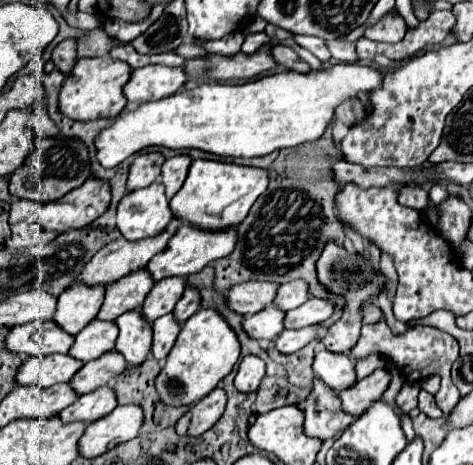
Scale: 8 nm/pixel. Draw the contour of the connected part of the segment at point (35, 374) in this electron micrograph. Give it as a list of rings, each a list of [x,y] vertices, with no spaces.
[[[69,354],[65,356],[45,356],[45,358],[27,358],[15,374],[17,386],[39,386],[49,388],[57,382],[69,382],[73,374],[83,364],[73,360]]]

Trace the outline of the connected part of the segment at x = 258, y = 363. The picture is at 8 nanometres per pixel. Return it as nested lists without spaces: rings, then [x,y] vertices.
[[[245,356],[235,376],[235,388],[239,392],[255,392],[263,376],[265,376],[265,362],[257,356]]]

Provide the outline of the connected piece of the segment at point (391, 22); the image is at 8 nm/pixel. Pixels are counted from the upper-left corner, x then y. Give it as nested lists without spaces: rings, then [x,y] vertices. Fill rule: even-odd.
[[[395,12],[383,16],[377,24],[369,26],[363,36],[375,42],[399,42],[405,36],[405,32],[407,32],[405,20]]]

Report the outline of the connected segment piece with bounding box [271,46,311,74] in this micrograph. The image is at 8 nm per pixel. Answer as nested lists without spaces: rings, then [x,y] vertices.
[[[273,46],[271,50],[273,50],[273,56],[275,56],[277,64],[285,66],[287,70],[297,70],[301,74],[307,74],[311,70],[309,64],[303,62],[293,48],[289,48],[289,46]]]

